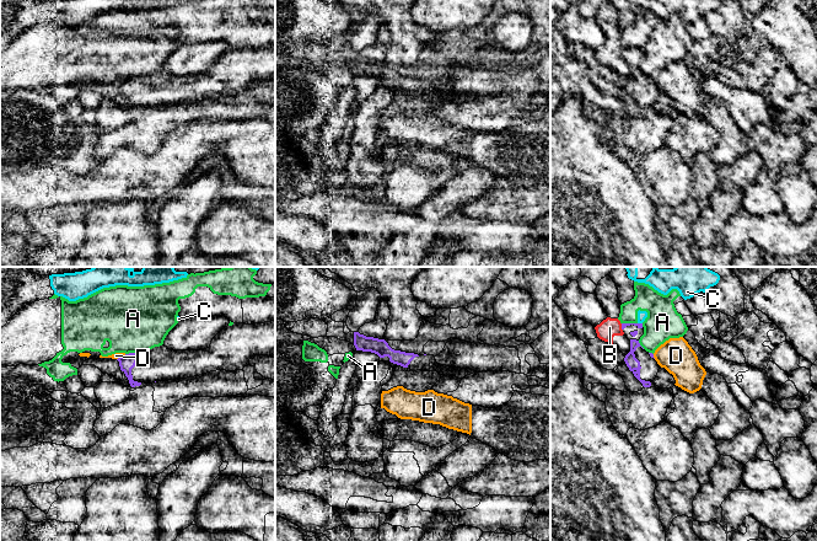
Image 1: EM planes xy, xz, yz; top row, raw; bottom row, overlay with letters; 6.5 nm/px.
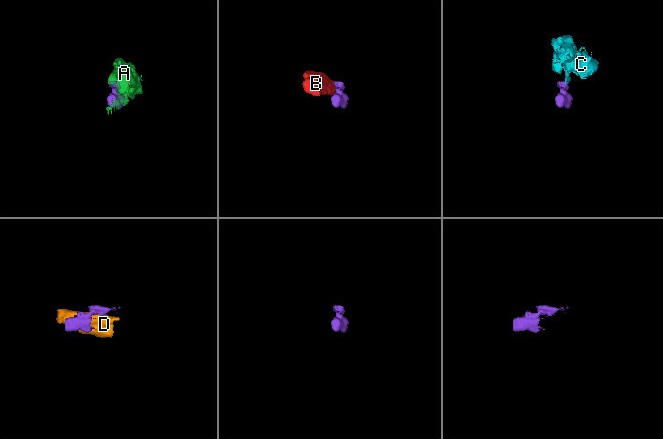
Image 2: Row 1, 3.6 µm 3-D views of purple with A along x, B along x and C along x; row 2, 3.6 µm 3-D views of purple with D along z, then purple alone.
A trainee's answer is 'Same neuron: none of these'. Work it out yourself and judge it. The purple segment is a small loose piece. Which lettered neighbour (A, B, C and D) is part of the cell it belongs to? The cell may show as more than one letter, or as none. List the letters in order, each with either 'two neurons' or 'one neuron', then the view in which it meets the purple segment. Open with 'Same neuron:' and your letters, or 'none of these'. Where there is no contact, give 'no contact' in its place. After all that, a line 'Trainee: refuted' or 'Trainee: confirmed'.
Same neuron: none of these
A: two neurons; meets purple in xy
B: two neurons; meets purple in yz
C: two neurons; meets purple in yz
D: two neurons; meets purple in xy
Trainee: confirmed

